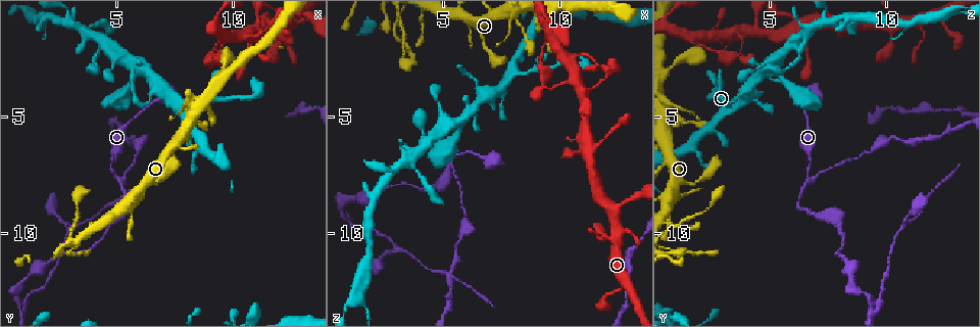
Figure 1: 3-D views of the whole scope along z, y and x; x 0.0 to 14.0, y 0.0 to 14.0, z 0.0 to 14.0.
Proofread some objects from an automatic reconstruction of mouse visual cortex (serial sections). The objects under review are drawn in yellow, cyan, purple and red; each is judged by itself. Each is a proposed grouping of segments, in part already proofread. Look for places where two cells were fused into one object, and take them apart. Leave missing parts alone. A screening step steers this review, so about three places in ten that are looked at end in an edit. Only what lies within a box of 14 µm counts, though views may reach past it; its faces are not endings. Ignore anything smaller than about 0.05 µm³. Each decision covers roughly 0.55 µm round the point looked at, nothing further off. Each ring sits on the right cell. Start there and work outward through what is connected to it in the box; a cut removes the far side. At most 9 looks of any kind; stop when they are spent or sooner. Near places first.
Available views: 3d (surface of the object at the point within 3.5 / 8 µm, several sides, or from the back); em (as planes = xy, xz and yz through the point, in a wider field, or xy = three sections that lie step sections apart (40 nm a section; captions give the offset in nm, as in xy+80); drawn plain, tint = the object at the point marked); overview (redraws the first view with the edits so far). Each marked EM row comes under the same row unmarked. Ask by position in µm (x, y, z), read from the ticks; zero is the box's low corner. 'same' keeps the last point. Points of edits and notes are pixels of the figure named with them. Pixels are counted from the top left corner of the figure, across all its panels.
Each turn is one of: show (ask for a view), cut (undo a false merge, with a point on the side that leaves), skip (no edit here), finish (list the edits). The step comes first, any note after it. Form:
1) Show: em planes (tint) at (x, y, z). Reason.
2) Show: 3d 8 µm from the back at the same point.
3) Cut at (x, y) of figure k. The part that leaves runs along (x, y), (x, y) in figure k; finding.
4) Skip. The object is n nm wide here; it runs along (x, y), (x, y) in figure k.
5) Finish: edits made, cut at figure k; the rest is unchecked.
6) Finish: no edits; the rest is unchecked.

Show: 3d 3.5 µm at (10.7, 1.8, 6.6). Narrows sharply.

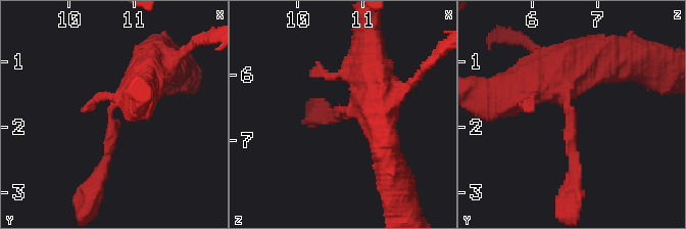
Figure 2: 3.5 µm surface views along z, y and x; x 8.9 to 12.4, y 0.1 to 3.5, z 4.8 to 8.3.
Show: em xy step 2 (tint) at (10.65, 1.85, 6.60). The arms are 150, 600 nm wide.

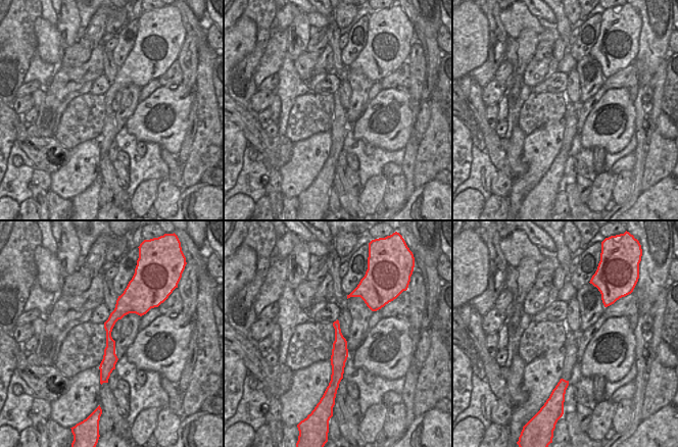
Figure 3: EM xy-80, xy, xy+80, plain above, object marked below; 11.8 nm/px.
Show: em xy step 3 (tint) at the same point.

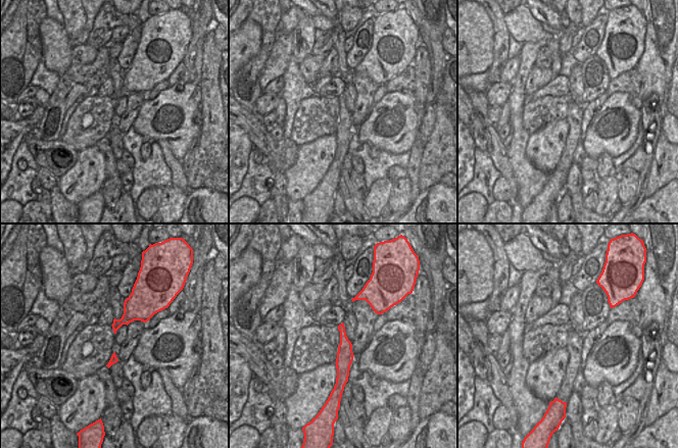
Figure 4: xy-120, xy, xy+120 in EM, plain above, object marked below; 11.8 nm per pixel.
Skip. One cell here.

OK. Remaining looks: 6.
Show: 3d 3.5 µm at (5.0, 7.7, 6.7). Arms part here.

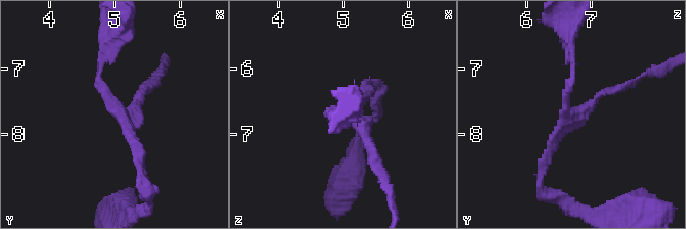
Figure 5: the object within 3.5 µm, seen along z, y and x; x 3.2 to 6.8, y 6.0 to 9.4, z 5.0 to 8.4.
Show: em planes (tint) at (5.10, 7.65, 6.60). 3 arms meet here; the arms are 100, 150, 150 nm wide; need the tissue.

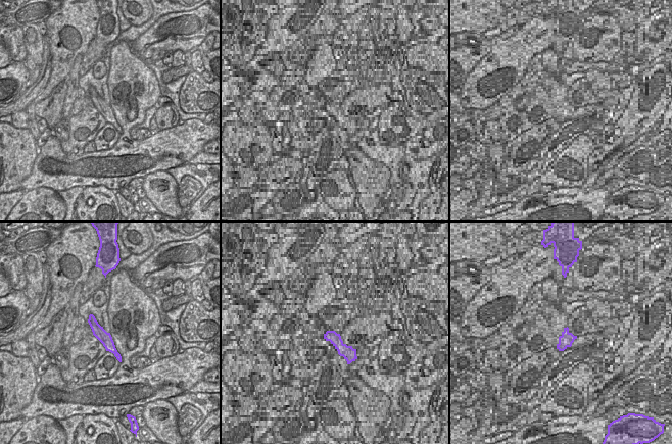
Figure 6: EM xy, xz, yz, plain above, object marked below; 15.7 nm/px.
Skip. Continuous, no second cell.

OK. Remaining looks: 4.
Show: 3d 3.5 µm at (4.8, 9.7, 8.0). Sudden change in width.

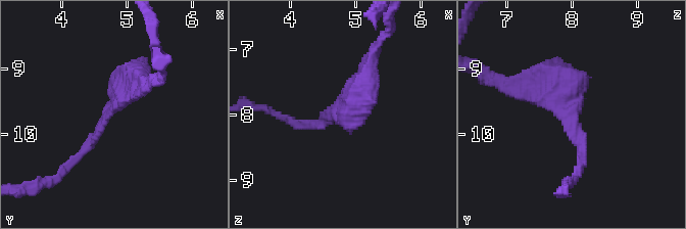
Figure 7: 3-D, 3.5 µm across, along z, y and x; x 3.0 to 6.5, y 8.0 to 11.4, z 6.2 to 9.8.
Show: em planes (tint) at (4.70, 9.65, 8.00). The arms are 150, 400 nm wide; now the EM.

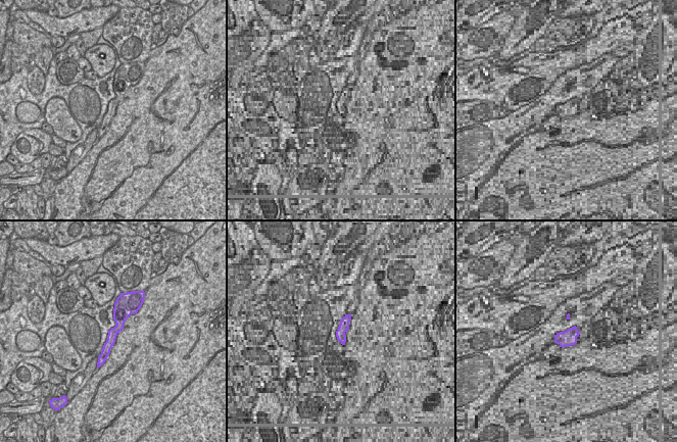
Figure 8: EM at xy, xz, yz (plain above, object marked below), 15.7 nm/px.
Skip. It runs along (141, 78), (68, 166) in figure 7; all the same cell.

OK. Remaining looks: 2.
Show: 3d 3.5 µm at (2.2, 11.2, 8.3). Thick turns thin.

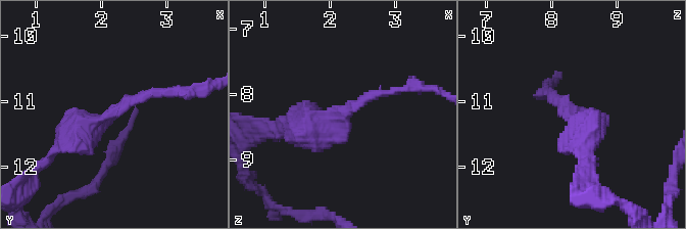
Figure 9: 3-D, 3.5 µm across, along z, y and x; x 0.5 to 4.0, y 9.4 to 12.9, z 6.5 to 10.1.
Show: em xy step 5 (tint) at (2.15, 11.15, 8.35). The arms are 150, 350 nm wide; need the tissue.

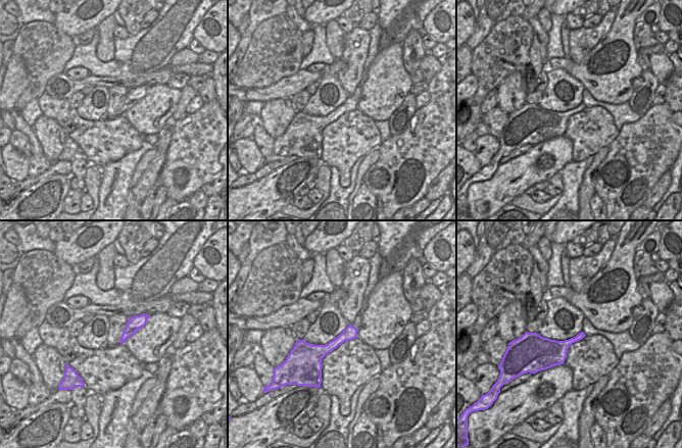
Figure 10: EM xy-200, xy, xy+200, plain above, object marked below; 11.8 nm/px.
Skip. The object is 160 nm wide here; it runs along (354, 331), (326, 349), (299, 345) in figure 10; one cell here.

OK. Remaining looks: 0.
Finish: no edits; the rest is unchecked.

